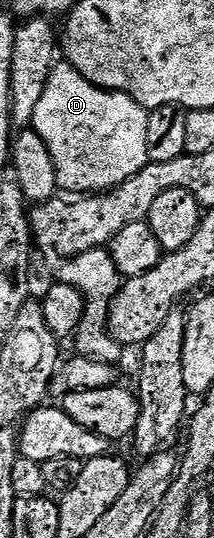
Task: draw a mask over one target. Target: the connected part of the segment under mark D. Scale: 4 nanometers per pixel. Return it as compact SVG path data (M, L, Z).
M61 62L54 67L47 90L35 106L33 123L34 132L47 142L47 150L55 162L58 187L66 192L84 192L92 194L116 188L127 178L139 174L149 163L147 158L147 118L149 112L142 104L131 99L125 92L114 92L92 84L79 70L68 62Z

